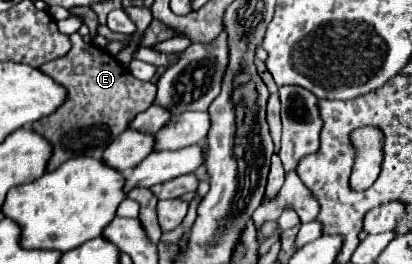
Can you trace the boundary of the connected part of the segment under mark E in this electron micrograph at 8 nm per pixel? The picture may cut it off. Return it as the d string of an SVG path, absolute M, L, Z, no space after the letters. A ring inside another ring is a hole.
M73 33L69 39L71 49L67 55L39 67L41 73L49 75L51 79L55 79L55 83L67 89L67 99L63 101L63 105L59 105L51 115L33 123L33 131L45 137L53 151L47 163L47 171L55 171L61 163L65 163L69 151L71 157L77 157L85 155L87 147L87 155L95 157L95 135L109 135L109 125L115 125L111 127L111 133L119 135L121 131L125 131L125 125L137 113L145 111L155 99L155 83L135 79L109 51L99 49L93 43L85 43L79 33ZM71 137L73 145L69 147Z

